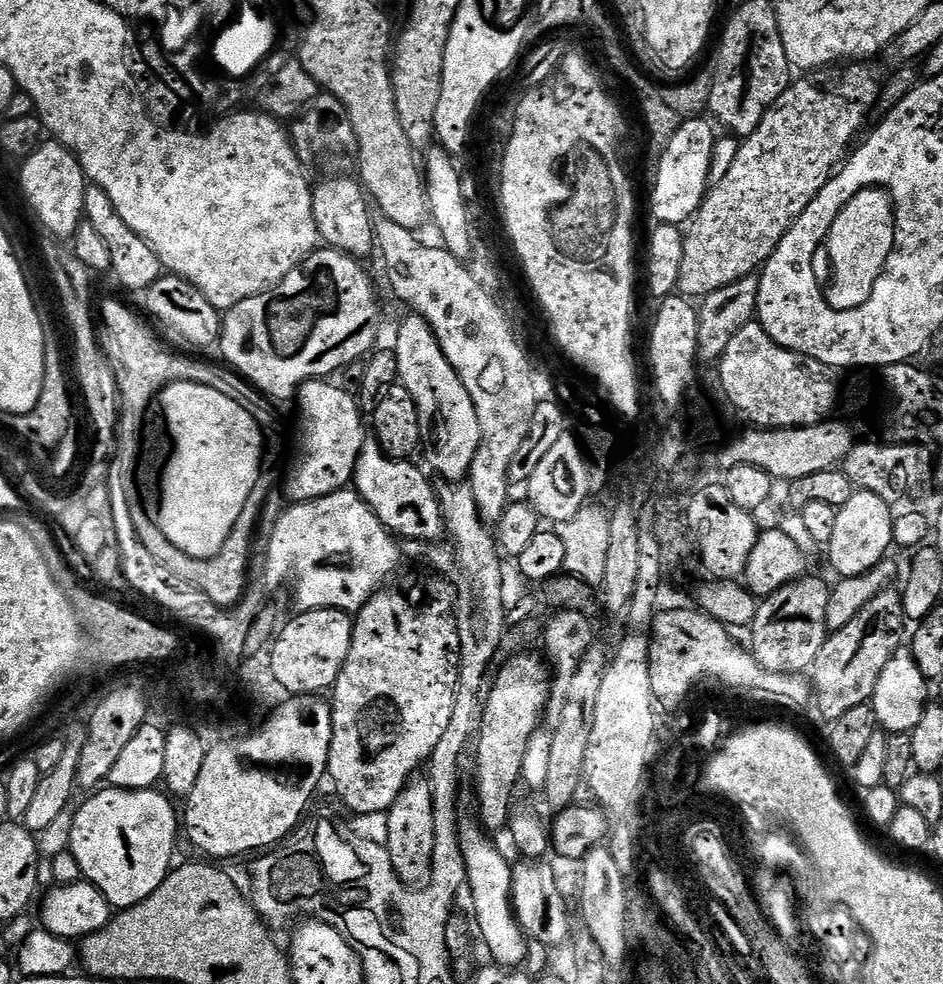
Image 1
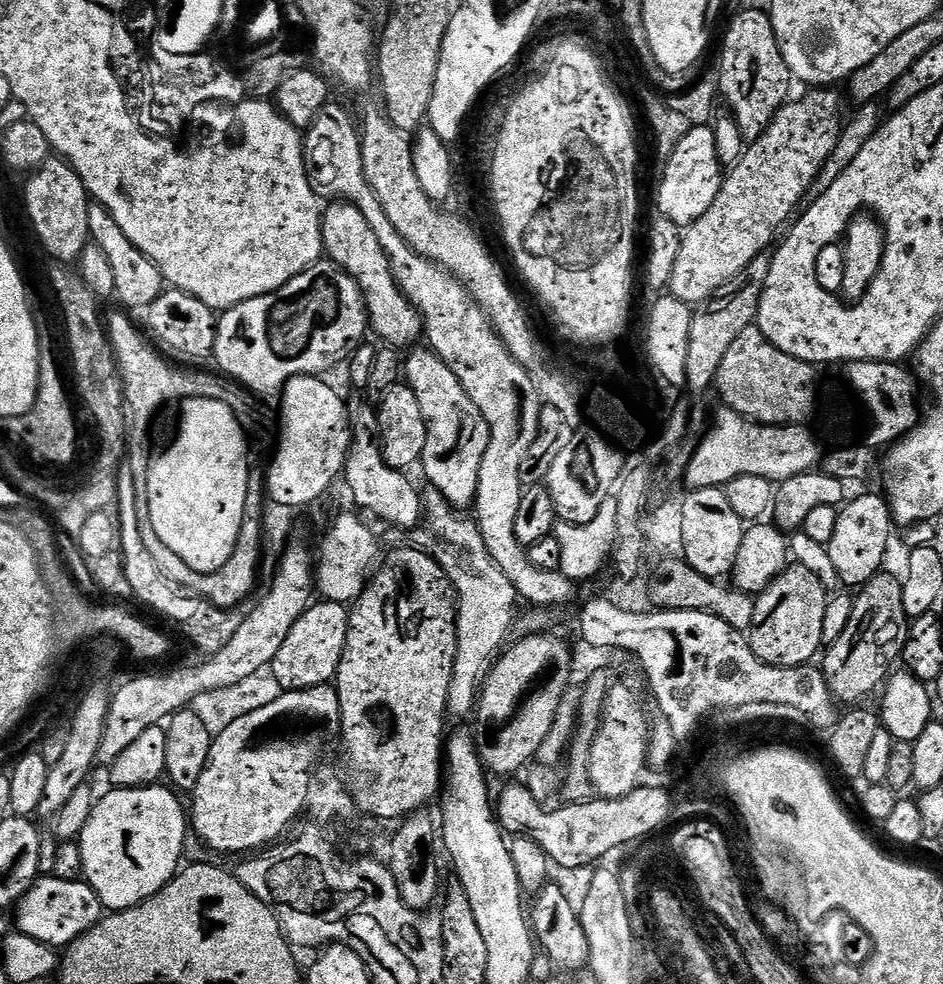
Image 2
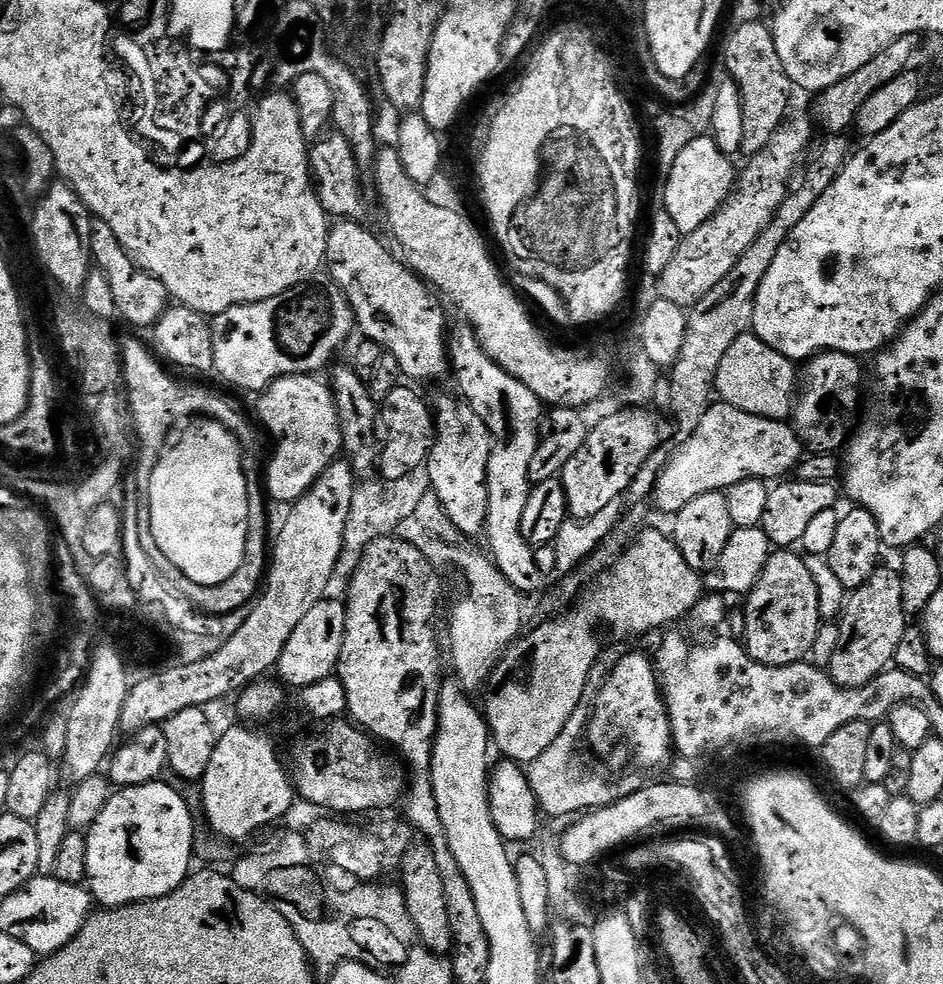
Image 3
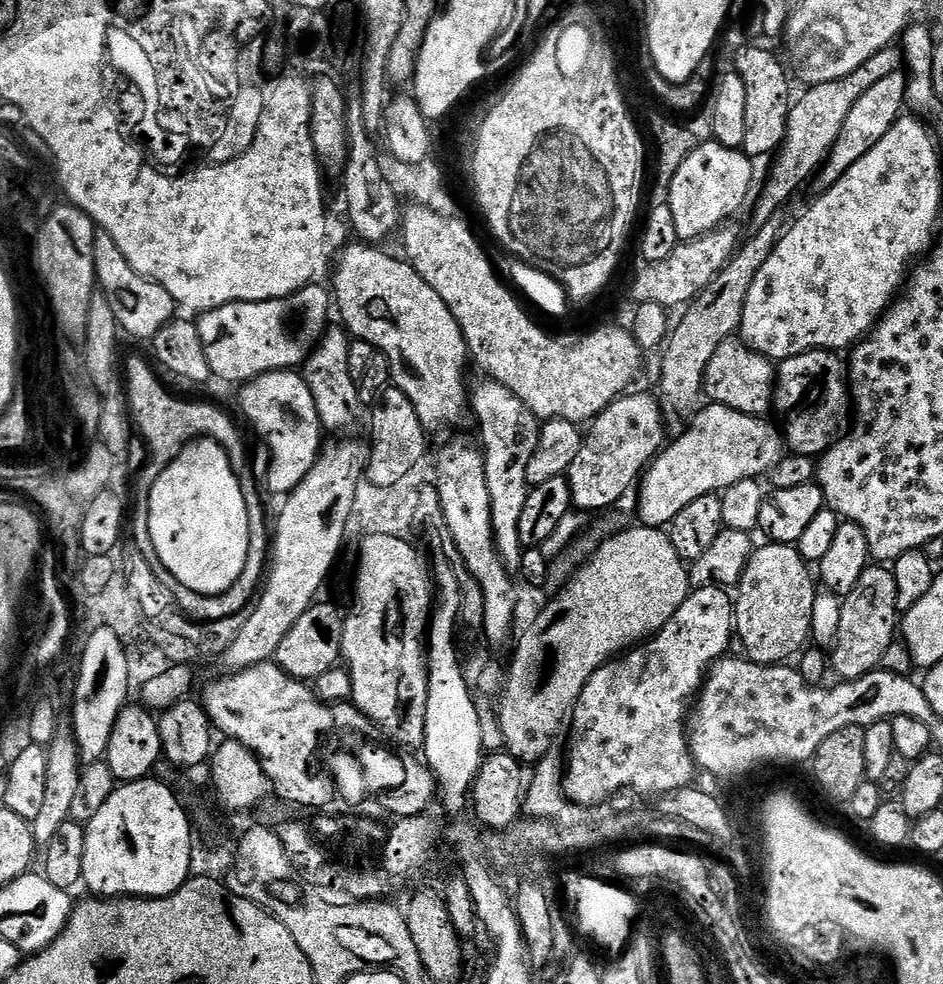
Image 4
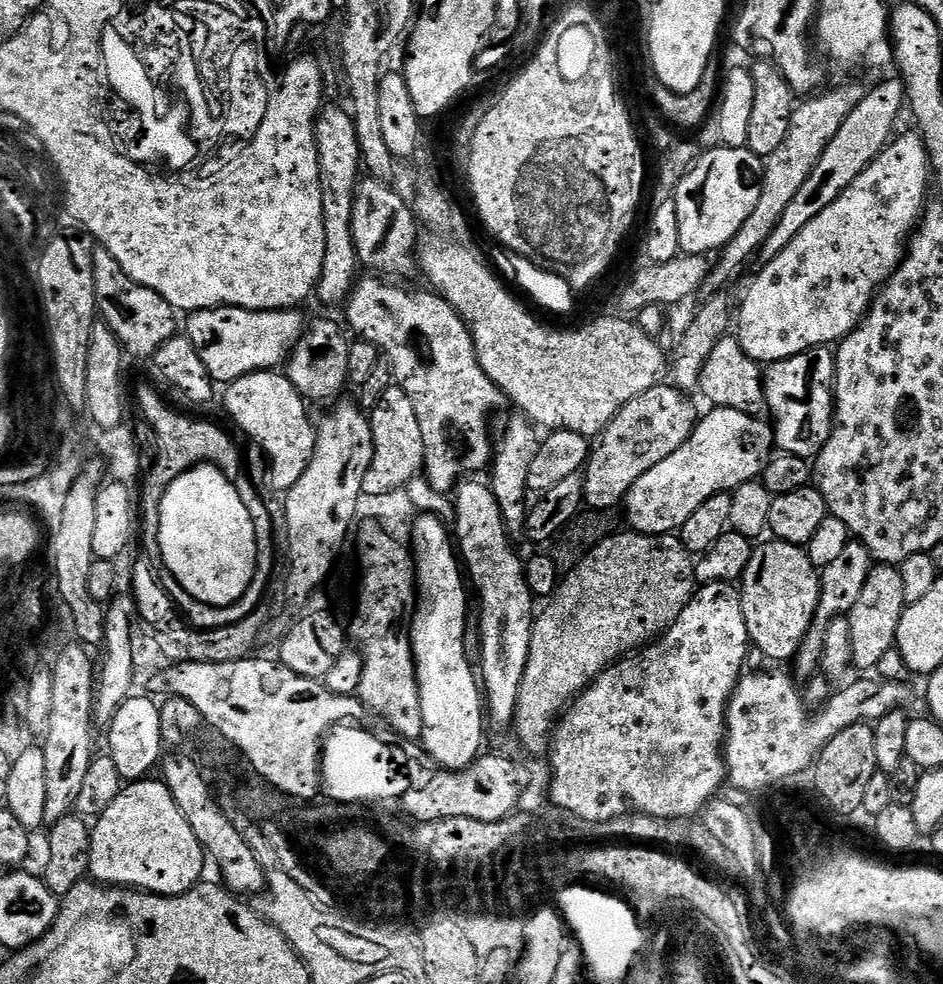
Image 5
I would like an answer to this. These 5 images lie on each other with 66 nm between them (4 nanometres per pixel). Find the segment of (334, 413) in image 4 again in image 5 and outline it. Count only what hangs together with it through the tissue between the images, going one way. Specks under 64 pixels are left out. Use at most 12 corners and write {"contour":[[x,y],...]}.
{"contour":[[311,321],[286,361],[305,401],[345,395],[349,337]]}

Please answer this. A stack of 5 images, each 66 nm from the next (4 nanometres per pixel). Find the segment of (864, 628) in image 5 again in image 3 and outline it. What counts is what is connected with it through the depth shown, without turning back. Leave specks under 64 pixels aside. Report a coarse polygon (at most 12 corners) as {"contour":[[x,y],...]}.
{"contour":[[881,566],[847,597],[827,671],[840,688],[888,671],[906,617]]}

